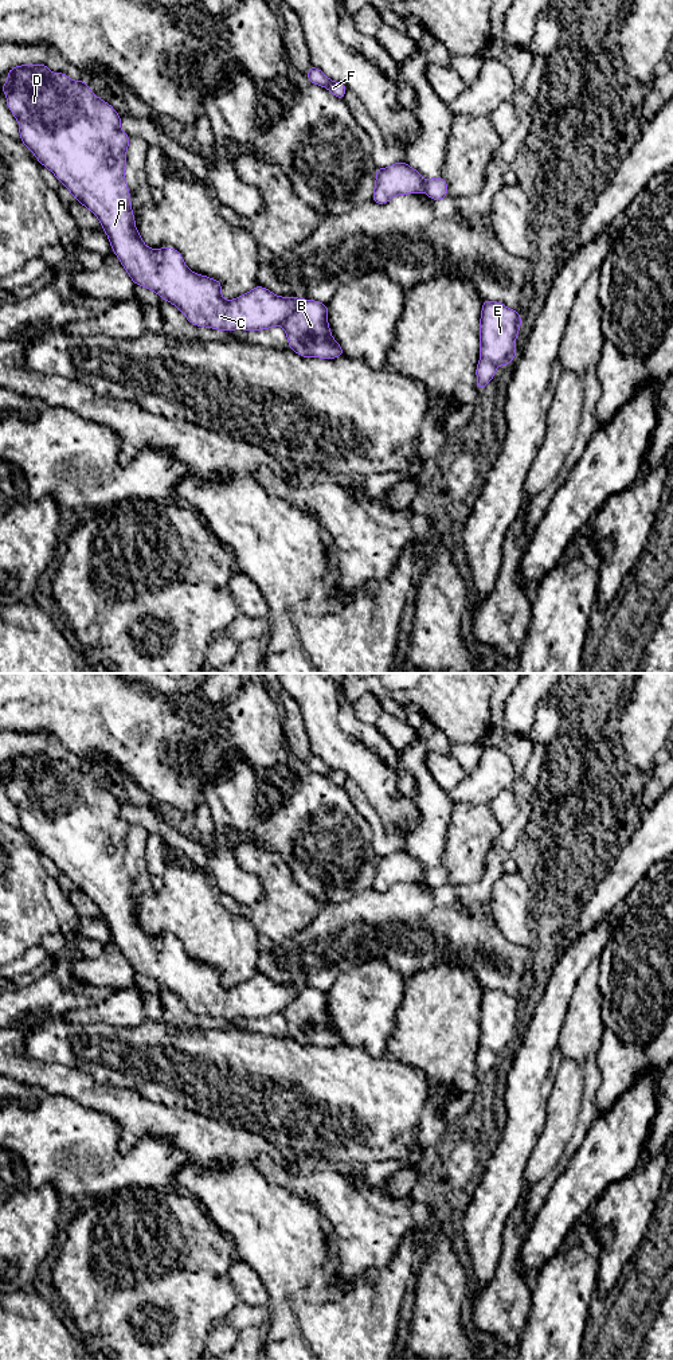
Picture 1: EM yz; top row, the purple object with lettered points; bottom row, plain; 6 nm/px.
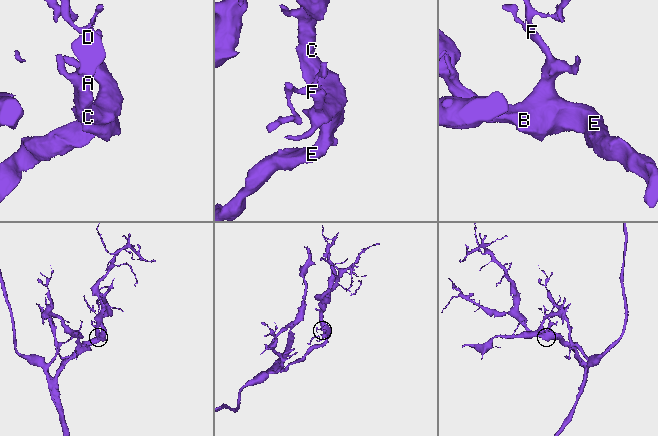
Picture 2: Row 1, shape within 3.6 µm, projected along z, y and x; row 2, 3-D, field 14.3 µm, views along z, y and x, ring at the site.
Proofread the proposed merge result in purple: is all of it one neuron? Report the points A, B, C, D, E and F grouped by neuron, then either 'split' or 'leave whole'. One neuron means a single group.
A C D E F / B; split

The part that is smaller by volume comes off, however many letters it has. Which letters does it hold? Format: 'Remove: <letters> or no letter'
Remove: B

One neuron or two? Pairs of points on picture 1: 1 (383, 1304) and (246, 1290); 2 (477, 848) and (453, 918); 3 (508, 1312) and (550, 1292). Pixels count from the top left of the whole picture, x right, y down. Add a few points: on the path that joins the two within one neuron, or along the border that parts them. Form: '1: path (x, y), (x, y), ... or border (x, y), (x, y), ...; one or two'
1: border (250, 1266), (267, 1292), (269, 1305); two
2: border (447, 883), (472, 884); two
3: border (533, 1281), (529, 1312), (521, 1332); two

